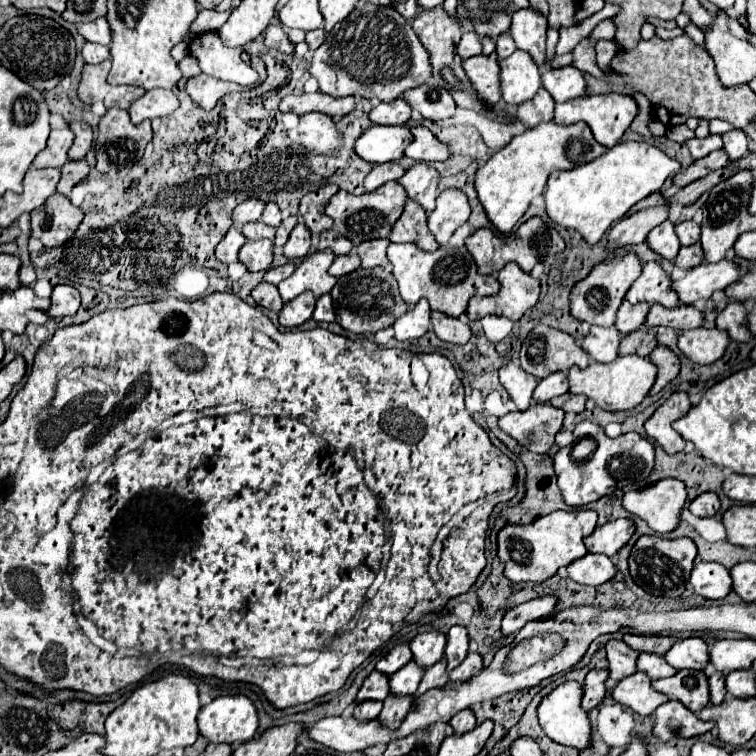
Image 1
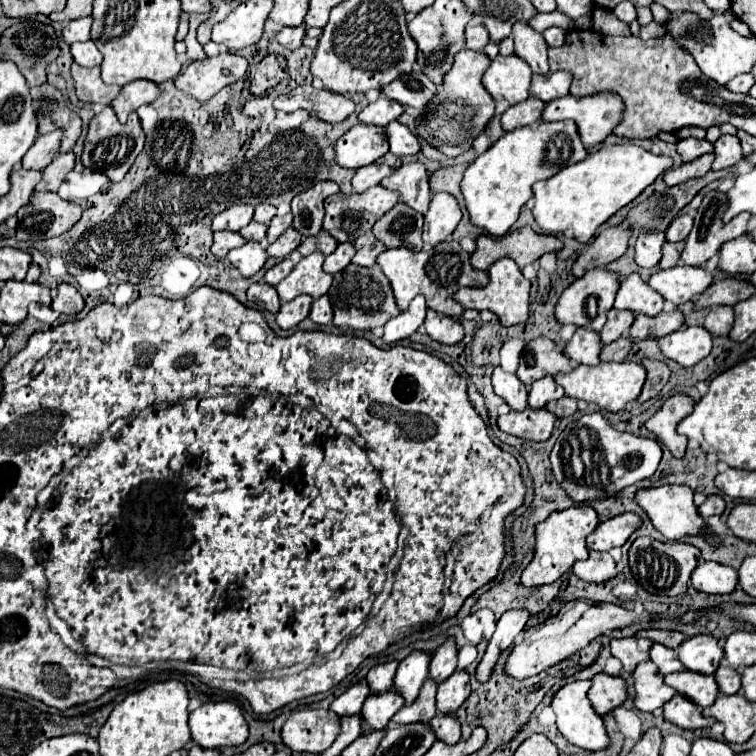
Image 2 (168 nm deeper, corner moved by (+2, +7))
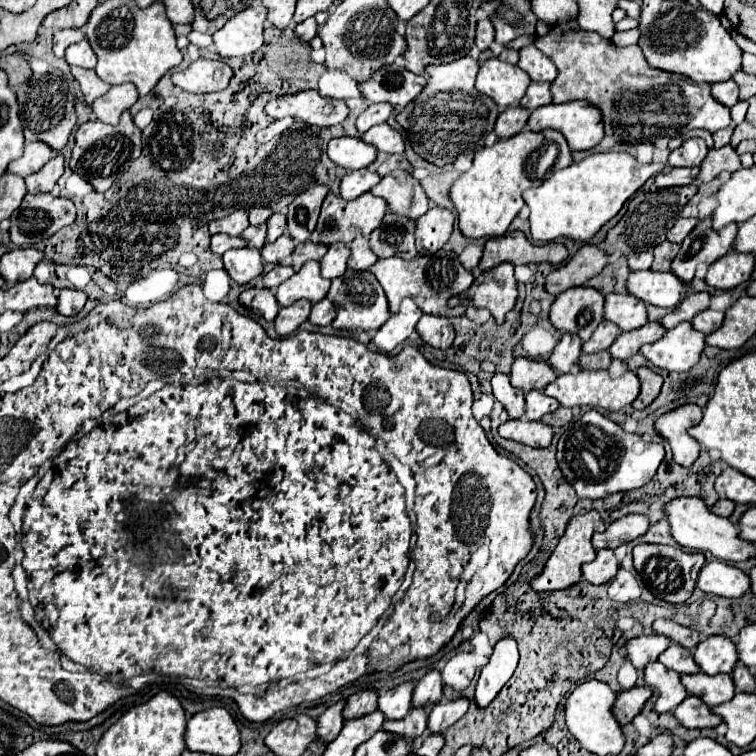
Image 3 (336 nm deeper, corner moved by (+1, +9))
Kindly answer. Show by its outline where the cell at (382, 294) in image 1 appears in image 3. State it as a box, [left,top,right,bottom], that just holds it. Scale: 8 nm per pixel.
[327,271,391,331]

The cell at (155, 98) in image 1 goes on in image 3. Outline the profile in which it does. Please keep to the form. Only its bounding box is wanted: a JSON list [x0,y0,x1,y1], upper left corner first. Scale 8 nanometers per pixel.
[93,83,137,125]

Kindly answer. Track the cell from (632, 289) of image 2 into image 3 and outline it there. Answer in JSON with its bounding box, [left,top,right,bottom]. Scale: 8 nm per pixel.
[603,293,647,331]

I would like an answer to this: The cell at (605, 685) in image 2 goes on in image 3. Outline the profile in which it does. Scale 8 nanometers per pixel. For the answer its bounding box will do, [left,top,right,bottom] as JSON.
[615,687,653,725]

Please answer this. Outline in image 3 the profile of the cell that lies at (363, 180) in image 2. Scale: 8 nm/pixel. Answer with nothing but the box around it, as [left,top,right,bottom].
[341,169,381,201]

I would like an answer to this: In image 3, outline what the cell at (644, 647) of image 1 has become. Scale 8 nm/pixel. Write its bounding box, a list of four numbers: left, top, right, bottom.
[653,619,701,649]

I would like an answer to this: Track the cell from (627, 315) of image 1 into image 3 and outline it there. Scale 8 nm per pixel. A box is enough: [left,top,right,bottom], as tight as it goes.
[581,321,619,353]

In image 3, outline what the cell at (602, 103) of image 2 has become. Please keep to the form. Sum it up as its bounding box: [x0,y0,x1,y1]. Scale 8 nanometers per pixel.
[527,101,603,151]

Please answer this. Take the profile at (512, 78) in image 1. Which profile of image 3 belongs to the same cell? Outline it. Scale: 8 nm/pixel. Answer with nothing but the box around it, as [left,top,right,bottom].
[477,59,531,107]

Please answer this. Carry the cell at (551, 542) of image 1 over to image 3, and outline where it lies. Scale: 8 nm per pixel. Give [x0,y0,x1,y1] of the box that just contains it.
[531,511,607,593]

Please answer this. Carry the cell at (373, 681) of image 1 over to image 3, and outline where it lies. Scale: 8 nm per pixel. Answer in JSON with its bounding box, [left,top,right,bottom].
[315,701,345,743]

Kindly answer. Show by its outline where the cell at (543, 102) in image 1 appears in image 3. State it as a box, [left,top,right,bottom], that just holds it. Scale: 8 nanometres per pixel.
[495,105,531,139]

